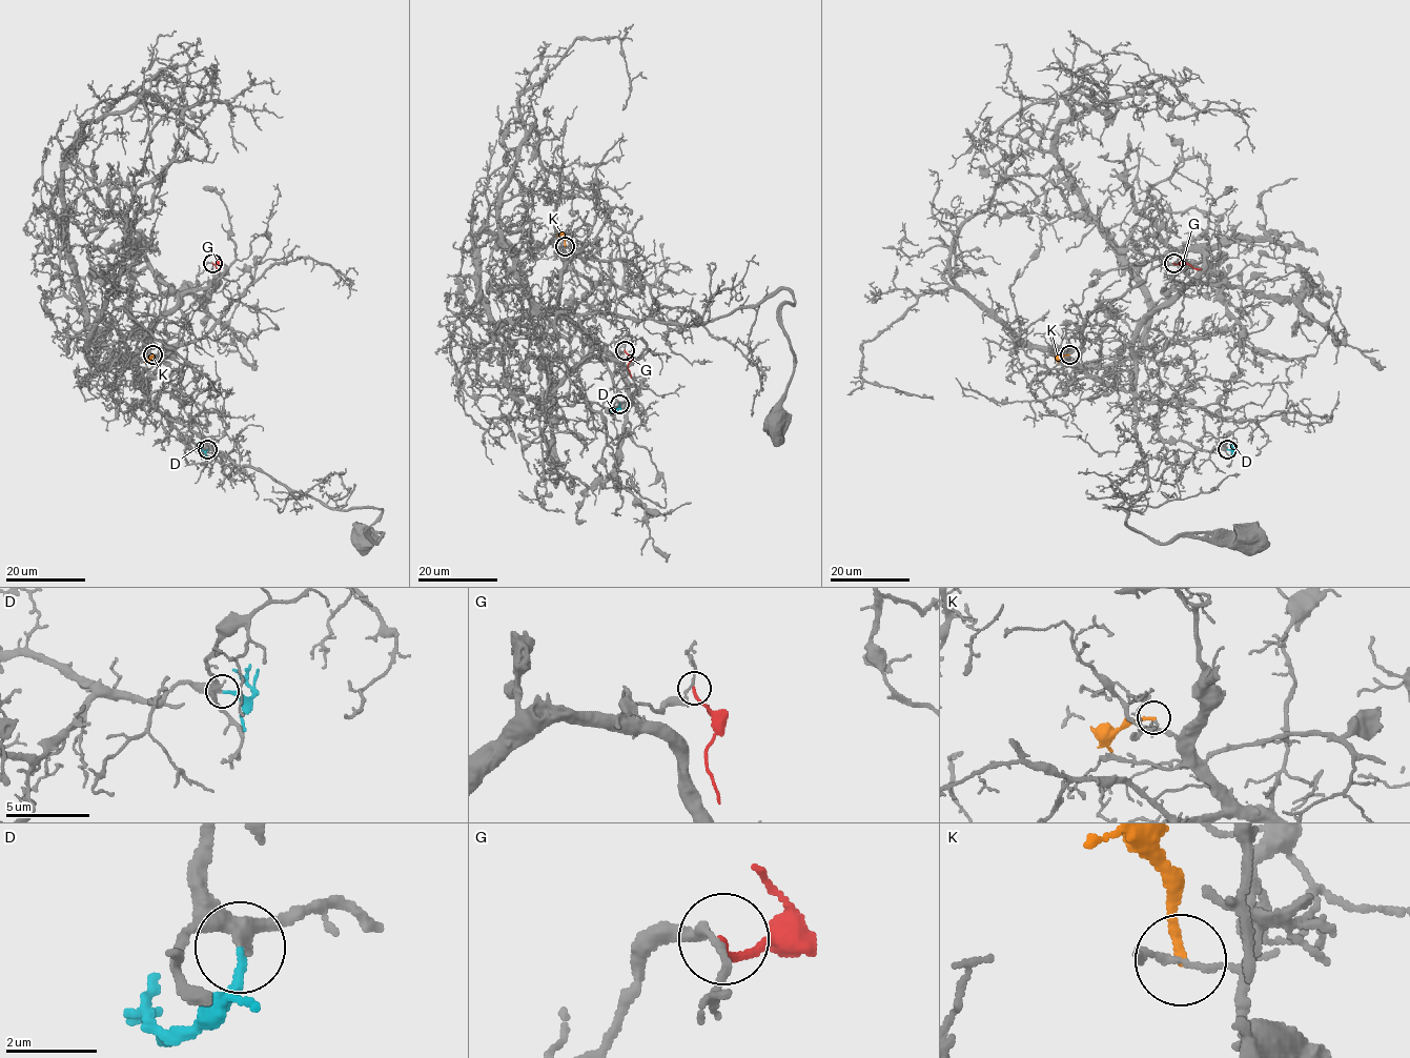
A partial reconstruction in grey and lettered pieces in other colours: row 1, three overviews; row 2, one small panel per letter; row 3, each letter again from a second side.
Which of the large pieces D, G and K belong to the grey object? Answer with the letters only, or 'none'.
D

